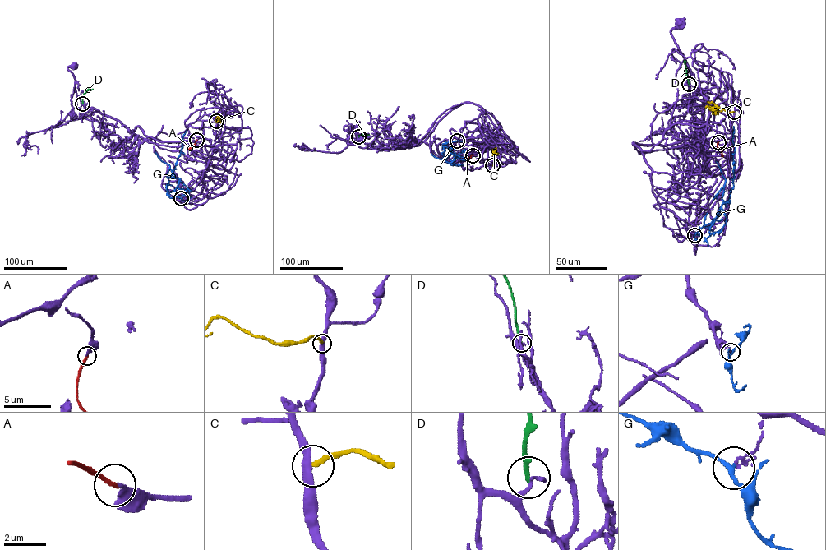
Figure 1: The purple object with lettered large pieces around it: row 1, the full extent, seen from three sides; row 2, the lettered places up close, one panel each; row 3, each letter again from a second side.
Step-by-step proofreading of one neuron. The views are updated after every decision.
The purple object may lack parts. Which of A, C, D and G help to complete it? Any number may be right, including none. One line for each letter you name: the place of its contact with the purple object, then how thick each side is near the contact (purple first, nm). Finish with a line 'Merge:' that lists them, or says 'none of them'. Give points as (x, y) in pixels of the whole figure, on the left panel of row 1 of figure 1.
A: (196, 140) | 240/160 nm
Merge: A

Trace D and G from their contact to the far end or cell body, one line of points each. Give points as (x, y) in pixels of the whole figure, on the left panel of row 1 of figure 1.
D: (82, 103), (83, 94), (88, 89), (92, 89)
G: (181, 198), (170, 197), (167, 194), (173, 191), (180, 181), (170, 176), (180, 154), (186, 130)

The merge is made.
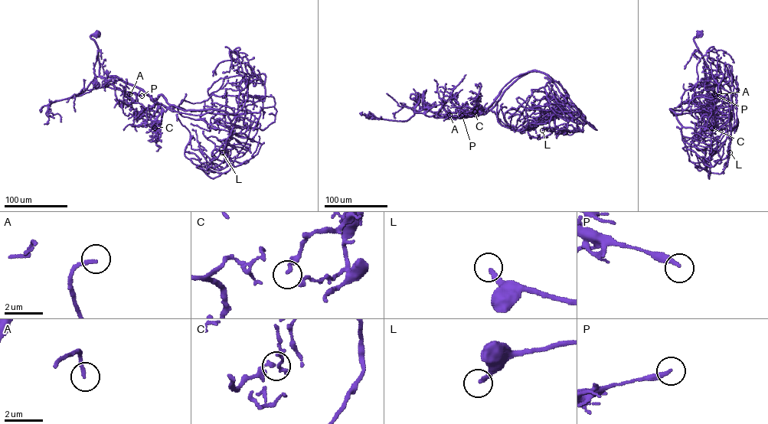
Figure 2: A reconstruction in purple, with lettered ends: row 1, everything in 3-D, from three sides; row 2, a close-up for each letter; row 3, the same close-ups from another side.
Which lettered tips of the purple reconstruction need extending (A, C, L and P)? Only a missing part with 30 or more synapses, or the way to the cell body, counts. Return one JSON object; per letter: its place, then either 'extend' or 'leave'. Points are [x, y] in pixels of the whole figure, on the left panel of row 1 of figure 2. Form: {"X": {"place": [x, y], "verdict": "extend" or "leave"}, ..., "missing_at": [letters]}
{"A": {"place": [129, 94], "verdict": "leave"}, "C": {"place": [155, 128], "verdict": "leave"}, "L": {"place": [222, 152], "verdict": "extend"}, "P": {"place": [142, 96], "verdict": "leave"}, "missing_at": ["L"]}

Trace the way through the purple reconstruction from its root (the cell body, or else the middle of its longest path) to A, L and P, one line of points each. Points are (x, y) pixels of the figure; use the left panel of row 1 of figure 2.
A: (96, 34), (90, 37), (98, 49), (99, 76), (116, 76), (119, 79), (113, 86), (128, 98), (129, 94)
L: (96, 34), (99, 76), (118, 76), (171, 111), (226, 112), (229, 164), (248, 161), (222, 152)
P: (96, 34), (90, 37), (98, 49), (99, 76), (118, 76), (139, 87), (138, 94), (142, 96)

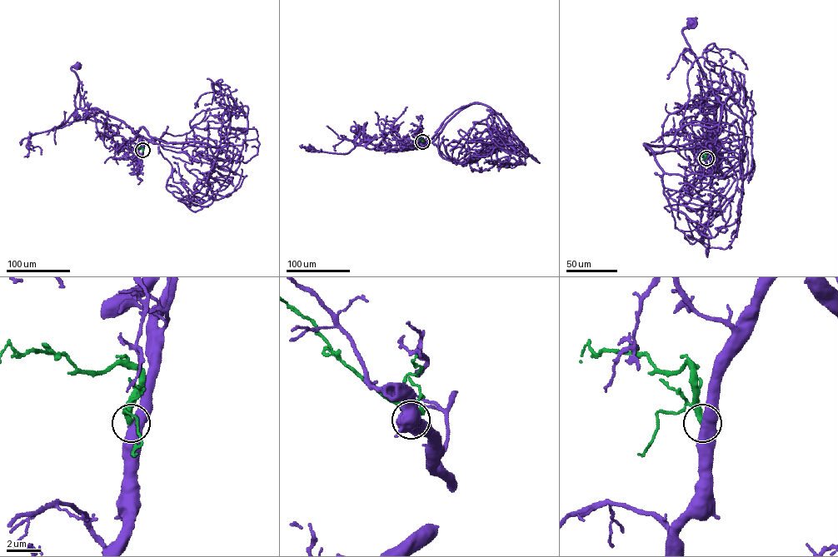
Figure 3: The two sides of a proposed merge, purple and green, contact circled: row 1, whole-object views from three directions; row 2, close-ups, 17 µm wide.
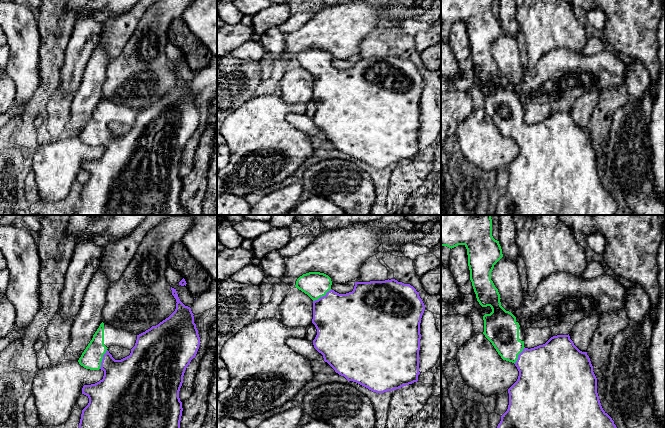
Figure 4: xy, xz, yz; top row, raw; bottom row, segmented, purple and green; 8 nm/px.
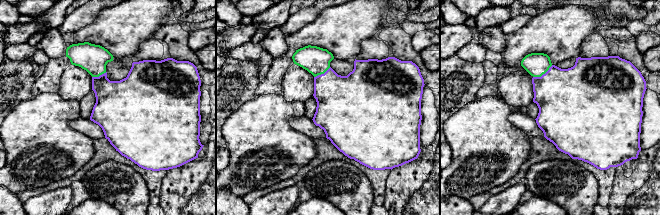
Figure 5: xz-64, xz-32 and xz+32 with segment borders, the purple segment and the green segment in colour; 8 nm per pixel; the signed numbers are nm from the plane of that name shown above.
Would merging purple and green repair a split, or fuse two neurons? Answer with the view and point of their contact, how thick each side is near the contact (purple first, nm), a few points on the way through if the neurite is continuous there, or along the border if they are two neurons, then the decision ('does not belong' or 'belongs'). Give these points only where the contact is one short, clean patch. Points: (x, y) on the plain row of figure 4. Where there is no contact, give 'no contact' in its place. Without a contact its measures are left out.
xz (323, 72) | 440/200 nm | across xz (342, 96), (328, 82), (323, 72), (315, 60) | belongs

